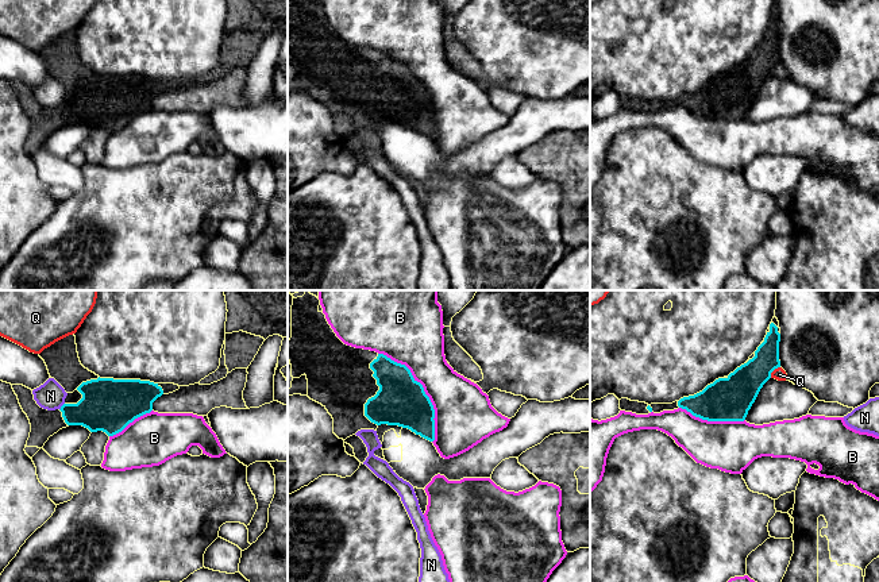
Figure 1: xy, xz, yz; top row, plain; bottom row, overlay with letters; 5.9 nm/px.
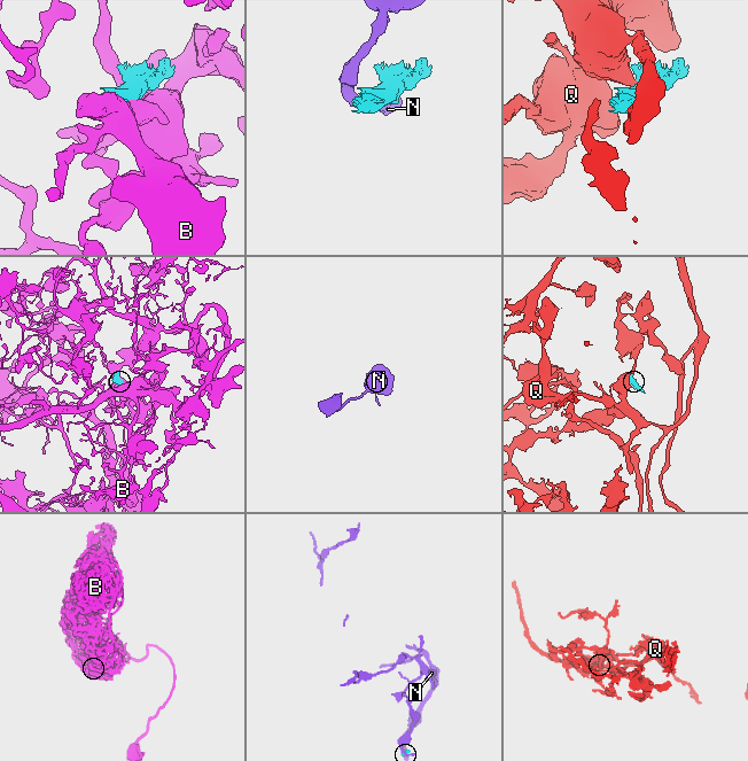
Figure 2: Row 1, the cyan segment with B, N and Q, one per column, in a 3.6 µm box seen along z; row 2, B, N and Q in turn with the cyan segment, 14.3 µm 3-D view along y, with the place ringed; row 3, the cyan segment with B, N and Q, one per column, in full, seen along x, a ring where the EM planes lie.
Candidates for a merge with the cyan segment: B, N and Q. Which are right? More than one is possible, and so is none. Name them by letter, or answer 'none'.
none

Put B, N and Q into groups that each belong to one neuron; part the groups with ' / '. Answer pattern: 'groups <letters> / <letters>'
groups B / N / Q

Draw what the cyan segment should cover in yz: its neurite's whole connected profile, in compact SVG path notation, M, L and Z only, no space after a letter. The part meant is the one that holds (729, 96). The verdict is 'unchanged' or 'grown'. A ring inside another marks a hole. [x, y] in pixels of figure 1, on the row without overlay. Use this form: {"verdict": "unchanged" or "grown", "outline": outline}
{"verdict": "grown", "outline": "M774 14L764 38L749 57L702 89L683 95L678 104L708 119L744 119L771 70L780 65L780 26Z"}

